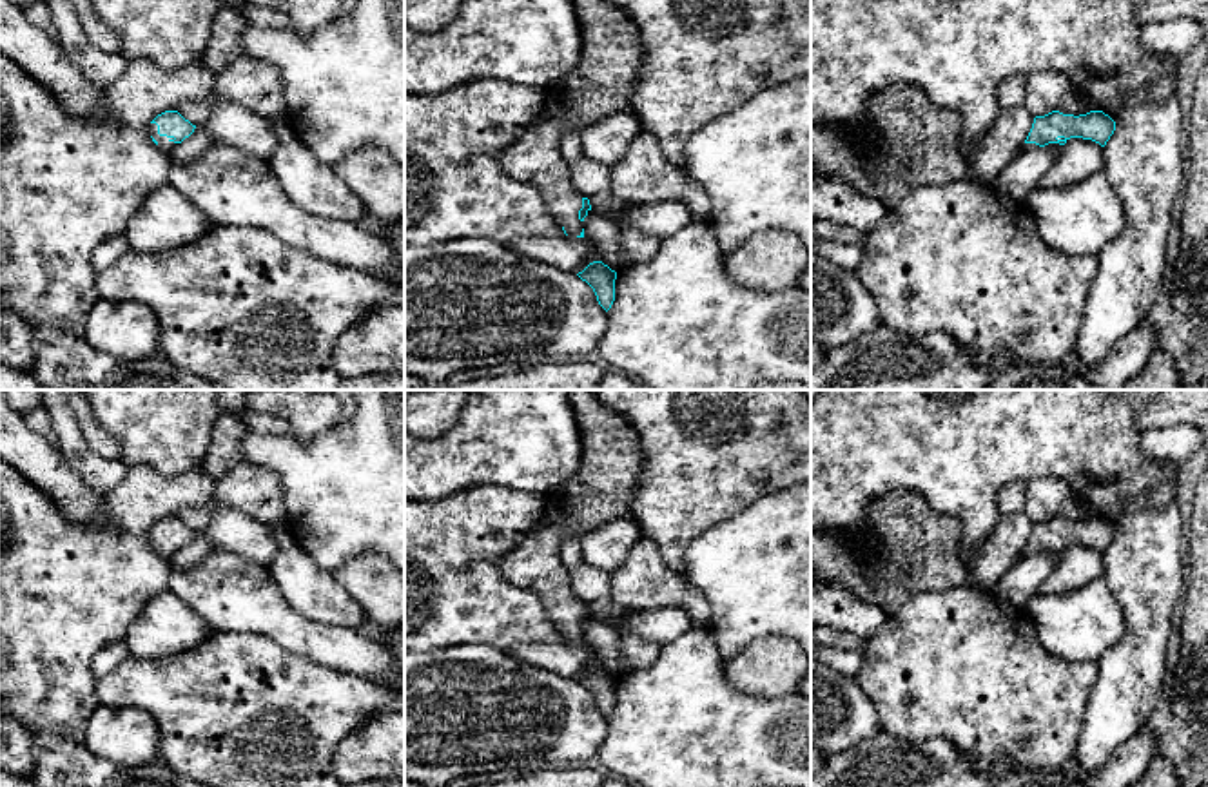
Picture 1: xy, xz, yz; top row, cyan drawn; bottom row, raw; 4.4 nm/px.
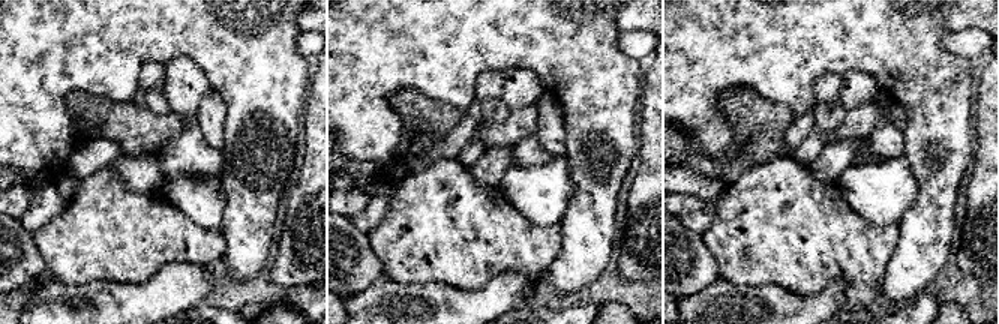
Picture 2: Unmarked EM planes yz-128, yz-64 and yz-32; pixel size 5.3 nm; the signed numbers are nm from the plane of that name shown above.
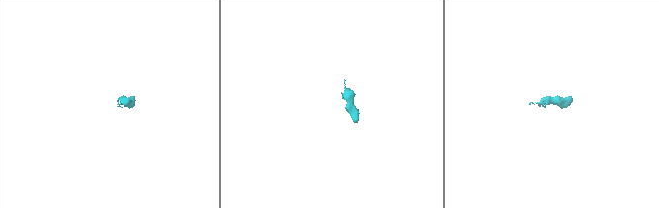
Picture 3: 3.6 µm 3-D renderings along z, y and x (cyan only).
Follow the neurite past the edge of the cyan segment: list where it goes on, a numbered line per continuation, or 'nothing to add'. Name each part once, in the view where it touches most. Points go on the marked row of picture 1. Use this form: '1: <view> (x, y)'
1: xy (164, 144)

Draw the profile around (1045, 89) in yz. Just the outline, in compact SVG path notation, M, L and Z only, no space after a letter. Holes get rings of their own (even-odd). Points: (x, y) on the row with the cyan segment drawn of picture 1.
M1036 71L1027 74L1027 98L1023 105L1032 116L1056 111L1057 103L1072 91L1070 78L1059 71Z

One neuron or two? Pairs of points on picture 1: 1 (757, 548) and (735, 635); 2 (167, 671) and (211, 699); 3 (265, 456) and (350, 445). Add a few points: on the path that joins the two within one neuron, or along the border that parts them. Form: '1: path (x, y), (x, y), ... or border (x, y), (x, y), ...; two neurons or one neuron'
1: path (757, 570), (757, 586), (740, 613); one neuron
2: path (178, 682), (200, 699); one neuron
3: path (287, 456), (329, 456); one neuron

